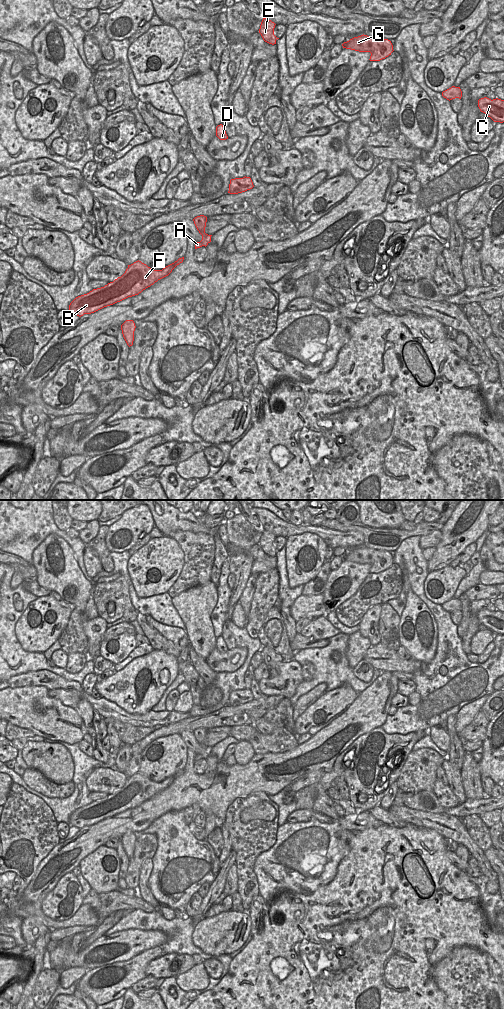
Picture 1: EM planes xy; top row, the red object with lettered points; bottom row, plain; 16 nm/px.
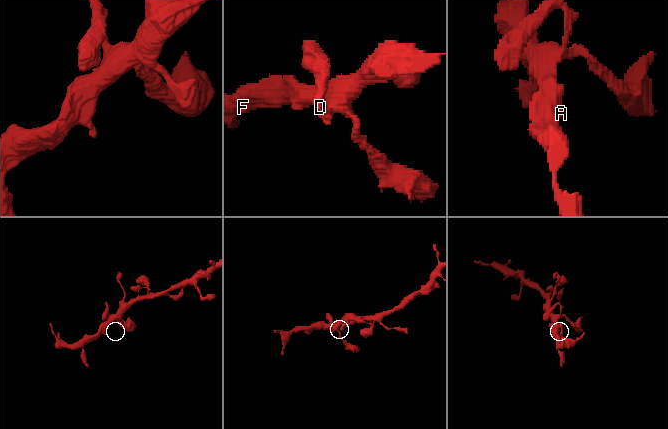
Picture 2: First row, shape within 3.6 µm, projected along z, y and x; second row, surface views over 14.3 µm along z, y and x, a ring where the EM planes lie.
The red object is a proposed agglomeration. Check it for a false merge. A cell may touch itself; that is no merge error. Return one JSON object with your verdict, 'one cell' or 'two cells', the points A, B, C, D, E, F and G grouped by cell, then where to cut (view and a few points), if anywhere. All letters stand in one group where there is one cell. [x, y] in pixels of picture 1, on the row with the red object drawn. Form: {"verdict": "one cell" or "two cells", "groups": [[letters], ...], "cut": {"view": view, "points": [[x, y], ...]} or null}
{"verdict": "one cell", "groups": [["A", "B", "C", "D", "E", "F", "G"]], "cut": null}

